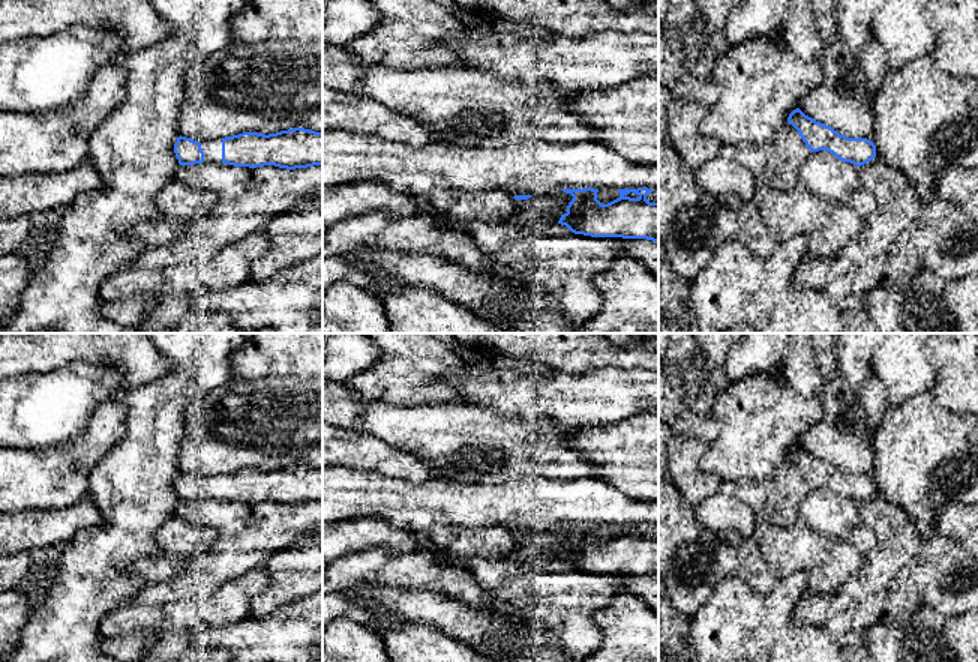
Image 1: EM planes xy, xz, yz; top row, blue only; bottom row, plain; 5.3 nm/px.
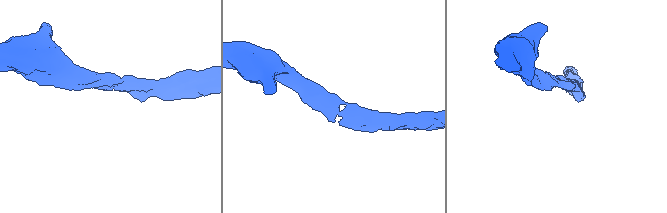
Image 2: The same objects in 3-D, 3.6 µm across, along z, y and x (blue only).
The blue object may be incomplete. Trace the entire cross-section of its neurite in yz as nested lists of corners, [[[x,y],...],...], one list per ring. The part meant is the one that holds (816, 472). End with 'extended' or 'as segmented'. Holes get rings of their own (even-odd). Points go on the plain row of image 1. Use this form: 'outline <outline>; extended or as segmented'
outline [[[800,444],[794,446],[788,459],[792,461],[810,488],[826,486],[843,498],[861,503],[876,494],[876,482],[867,474],[849,474],[806,452]]]; as segmented

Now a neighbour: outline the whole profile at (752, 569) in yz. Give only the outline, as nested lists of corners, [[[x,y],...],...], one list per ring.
[[[742,537],[736,546],[738,567],[735,575],[759,594],[770,593],[777,576],[765,564],[754,537]]]

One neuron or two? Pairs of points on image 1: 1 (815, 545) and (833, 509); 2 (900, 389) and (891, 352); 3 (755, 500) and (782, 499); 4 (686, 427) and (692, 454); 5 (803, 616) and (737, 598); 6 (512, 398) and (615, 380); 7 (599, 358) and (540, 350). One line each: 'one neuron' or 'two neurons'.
1: two neurons
2: one neuron
3: one neuron
4: two neurons
5: two neurons
6: one neuron
7: one neuron

